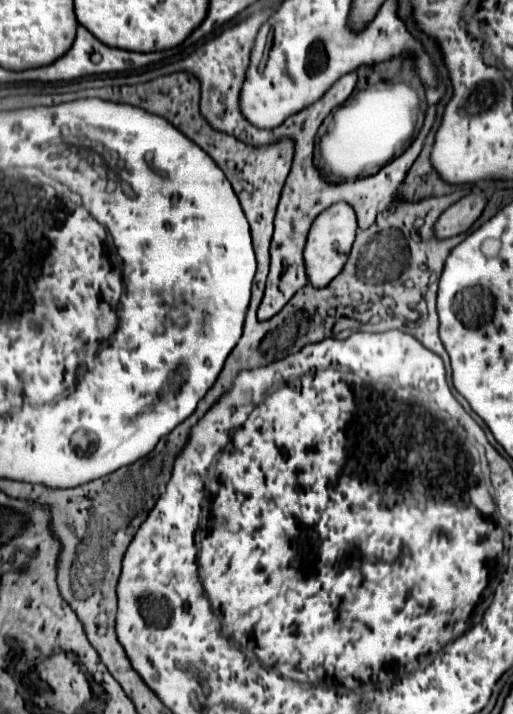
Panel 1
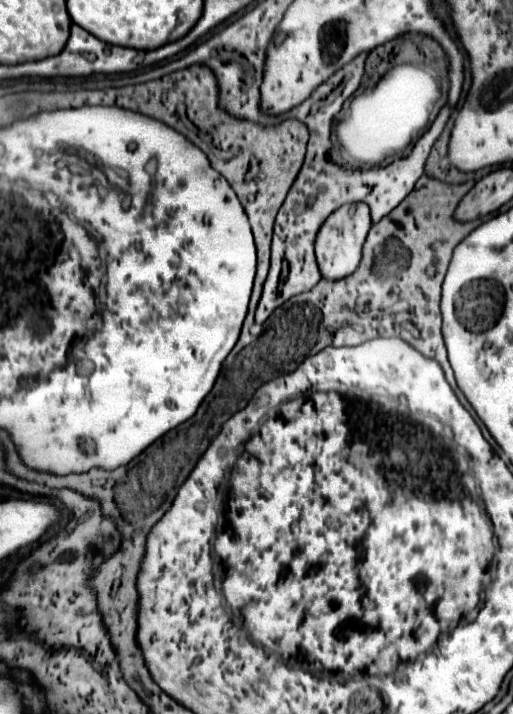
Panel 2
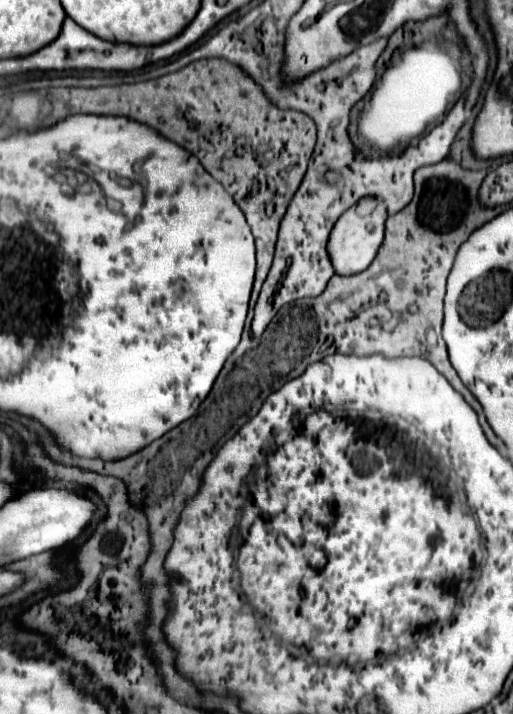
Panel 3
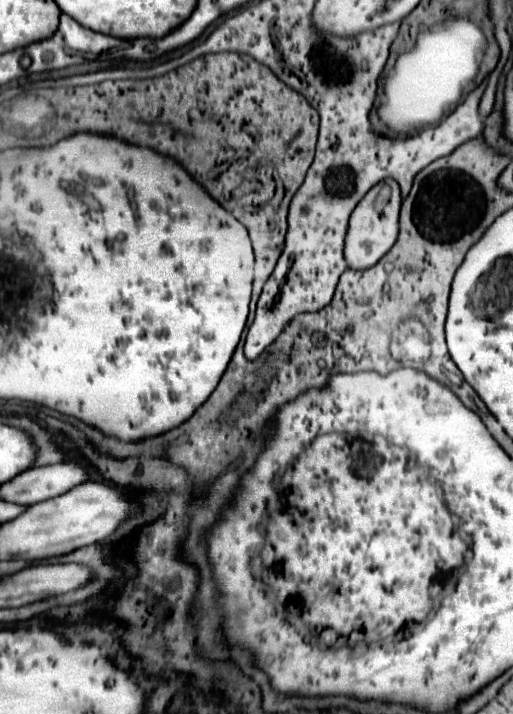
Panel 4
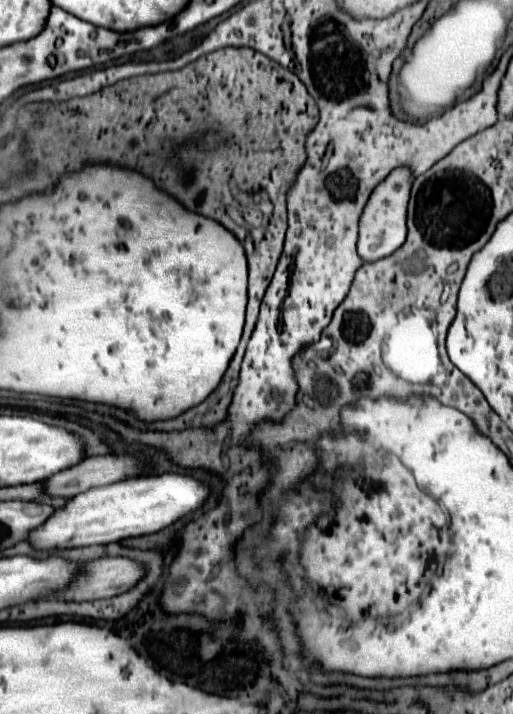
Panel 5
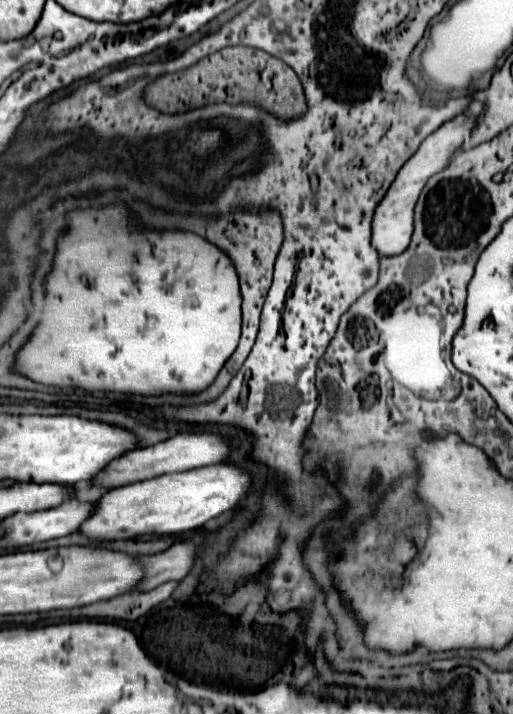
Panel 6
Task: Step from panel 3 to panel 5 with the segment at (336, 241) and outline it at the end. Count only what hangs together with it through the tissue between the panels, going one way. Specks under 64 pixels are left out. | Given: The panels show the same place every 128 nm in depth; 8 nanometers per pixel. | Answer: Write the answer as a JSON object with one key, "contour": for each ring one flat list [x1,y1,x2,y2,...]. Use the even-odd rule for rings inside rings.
{"contour":[[396,168,392,174,388,174,368,198,368,204,362,210,360,216,360,232,358,232,358,252,364,262,376,262,380,258,390,256,396,252,404,240,406,240,406,206,410,198,410,170,408,168]]}

